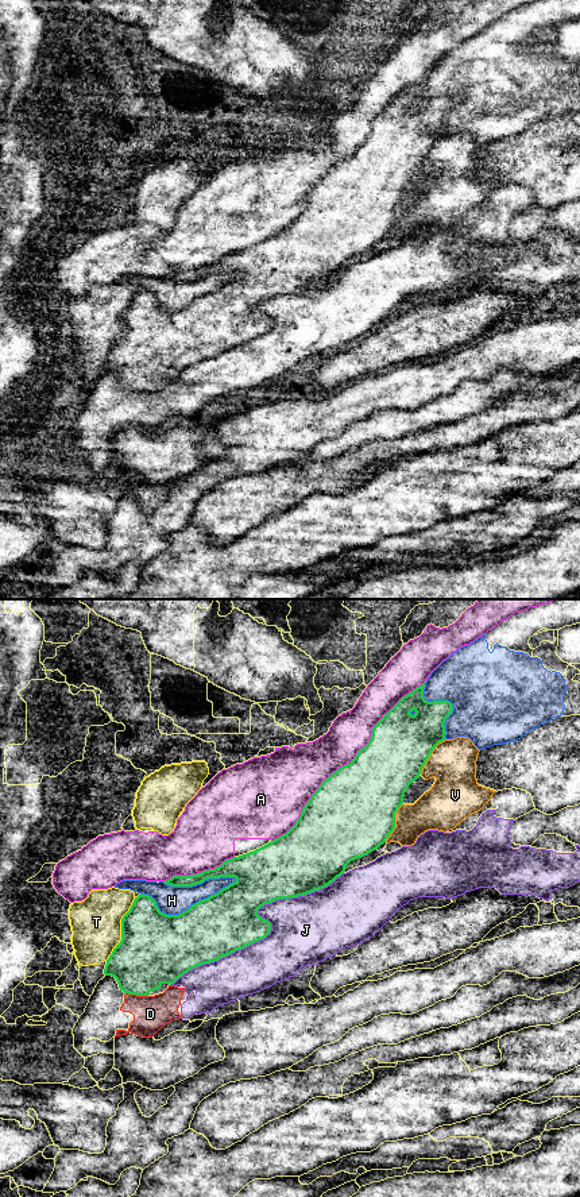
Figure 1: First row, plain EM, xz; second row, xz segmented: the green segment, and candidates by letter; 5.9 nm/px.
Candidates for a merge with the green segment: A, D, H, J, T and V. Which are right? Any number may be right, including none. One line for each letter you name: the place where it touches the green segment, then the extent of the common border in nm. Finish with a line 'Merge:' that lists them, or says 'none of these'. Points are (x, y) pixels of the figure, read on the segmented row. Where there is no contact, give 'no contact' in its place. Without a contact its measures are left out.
Merge: none of these

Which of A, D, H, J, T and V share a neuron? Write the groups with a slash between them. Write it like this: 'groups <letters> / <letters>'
groups A / D J / H / T / V

